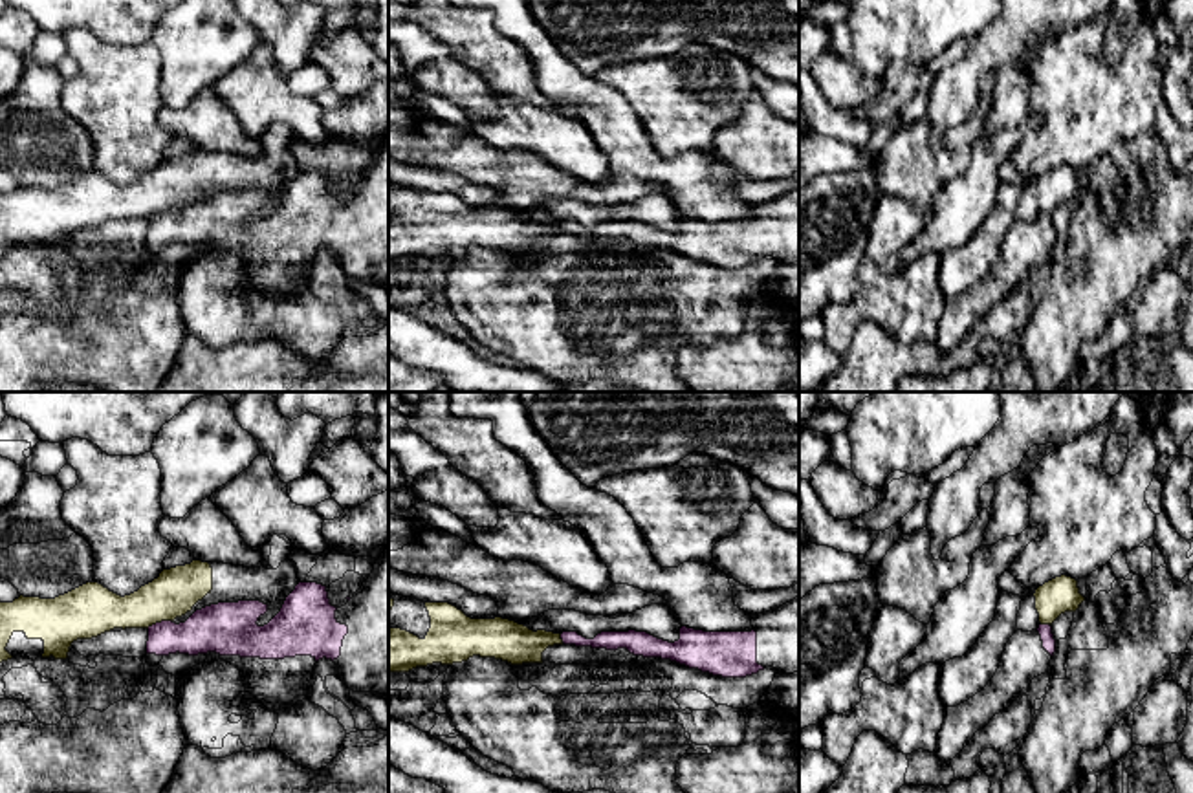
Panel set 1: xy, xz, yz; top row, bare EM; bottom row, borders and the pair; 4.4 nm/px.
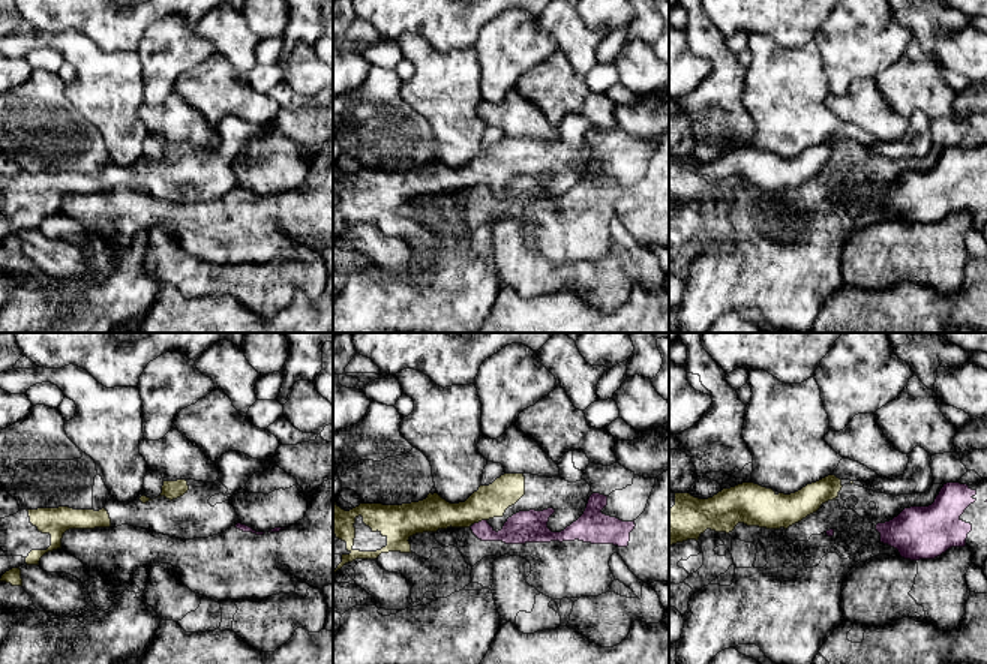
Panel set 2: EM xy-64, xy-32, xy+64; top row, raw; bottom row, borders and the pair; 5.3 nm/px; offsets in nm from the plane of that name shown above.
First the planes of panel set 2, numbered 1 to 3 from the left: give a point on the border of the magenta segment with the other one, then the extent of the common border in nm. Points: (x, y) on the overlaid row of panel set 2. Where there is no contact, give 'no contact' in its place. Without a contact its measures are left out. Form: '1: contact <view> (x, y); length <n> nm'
1: no contact
2: contact xy-32 (479, 520); length 90 nm
3: no contact

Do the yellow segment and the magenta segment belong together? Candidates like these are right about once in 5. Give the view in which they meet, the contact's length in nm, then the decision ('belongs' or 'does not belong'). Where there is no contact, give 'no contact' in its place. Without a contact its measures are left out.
xy | 120 nm | does not belong

